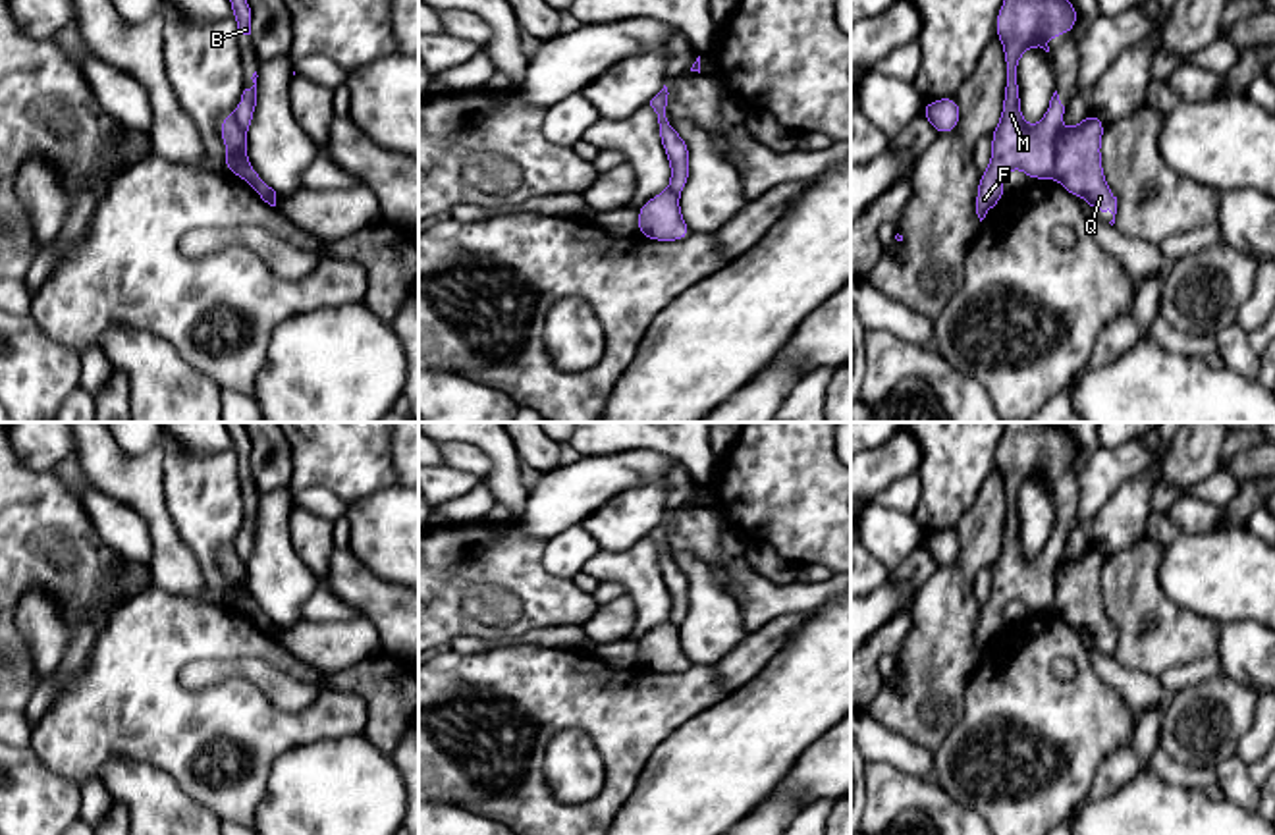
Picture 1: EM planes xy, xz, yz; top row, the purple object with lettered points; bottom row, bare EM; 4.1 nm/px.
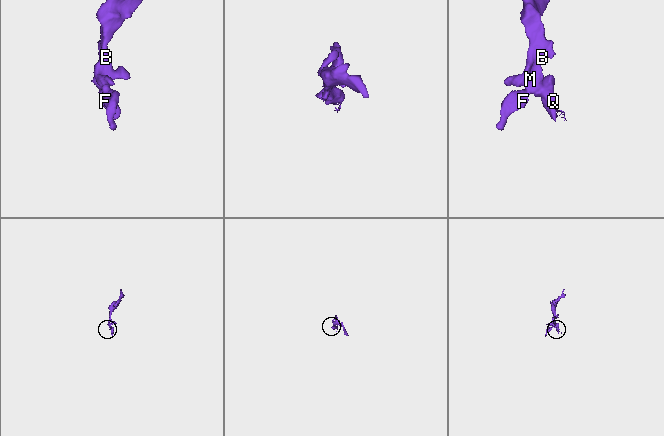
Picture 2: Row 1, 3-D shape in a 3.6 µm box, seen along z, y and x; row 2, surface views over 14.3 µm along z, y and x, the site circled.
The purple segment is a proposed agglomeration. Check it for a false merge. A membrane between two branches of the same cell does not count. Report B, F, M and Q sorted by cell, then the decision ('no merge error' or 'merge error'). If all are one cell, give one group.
B F M / Q; merge error

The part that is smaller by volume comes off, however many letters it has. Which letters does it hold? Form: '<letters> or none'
Q

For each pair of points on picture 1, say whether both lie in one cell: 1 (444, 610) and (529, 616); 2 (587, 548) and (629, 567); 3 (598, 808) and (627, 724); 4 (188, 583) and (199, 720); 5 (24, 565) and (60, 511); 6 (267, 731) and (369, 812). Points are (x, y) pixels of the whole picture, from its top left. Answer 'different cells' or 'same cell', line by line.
1: same cell
2: different cells
3: same cell
4: different cells
5: same cell
6: different cells

